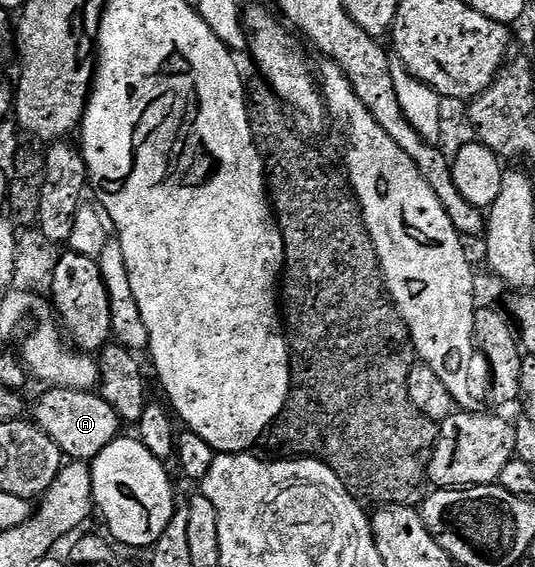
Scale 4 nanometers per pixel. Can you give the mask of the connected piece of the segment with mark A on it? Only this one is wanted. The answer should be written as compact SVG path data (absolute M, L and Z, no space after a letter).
M54 387L43 392L47 393L36 399L32 409L30 406L29 417L38 429L45 431L49 439L53 439L53 443L57 443L64 458L90 463L121 435L121 420L117 411L98 392Z

